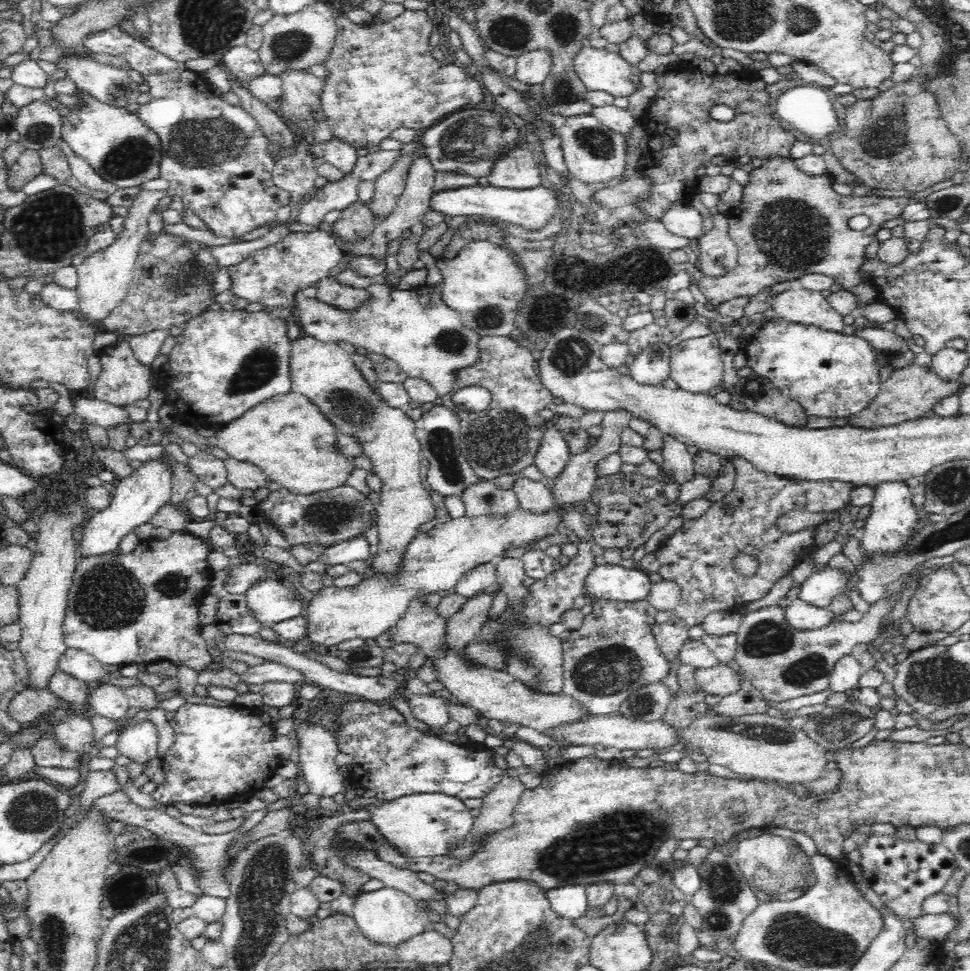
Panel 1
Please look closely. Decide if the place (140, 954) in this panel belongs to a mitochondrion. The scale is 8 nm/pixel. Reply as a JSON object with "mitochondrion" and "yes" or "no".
{"mitochondrion":"yes"}

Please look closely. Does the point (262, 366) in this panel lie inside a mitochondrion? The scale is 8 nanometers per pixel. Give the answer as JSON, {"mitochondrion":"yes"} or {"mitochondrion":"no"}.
{"mitochondrion":"yes"}

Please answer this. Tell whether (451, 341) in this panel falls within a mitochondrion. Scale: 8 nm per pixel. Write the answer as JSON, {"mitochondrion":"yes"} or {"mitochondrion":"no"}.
{"mitochondrion":"yes"}

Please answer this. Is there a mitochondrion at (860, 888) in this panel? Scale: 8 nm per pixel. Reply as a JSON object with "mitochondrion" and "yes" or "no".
{"mitochondrion":"no"}

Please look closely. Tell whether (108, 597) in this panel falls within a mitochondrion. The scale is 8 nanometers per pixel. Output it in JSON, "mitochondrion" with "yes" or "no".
{"mitochondrion":"yes"}

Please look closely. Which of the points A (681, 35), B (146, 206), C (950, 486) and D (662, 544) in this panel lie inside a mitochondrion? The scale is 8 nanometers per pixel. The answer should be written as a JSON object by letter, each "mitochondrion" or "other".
{"A":"other","B":"other","C":"mitochondrion","D":"other"}

